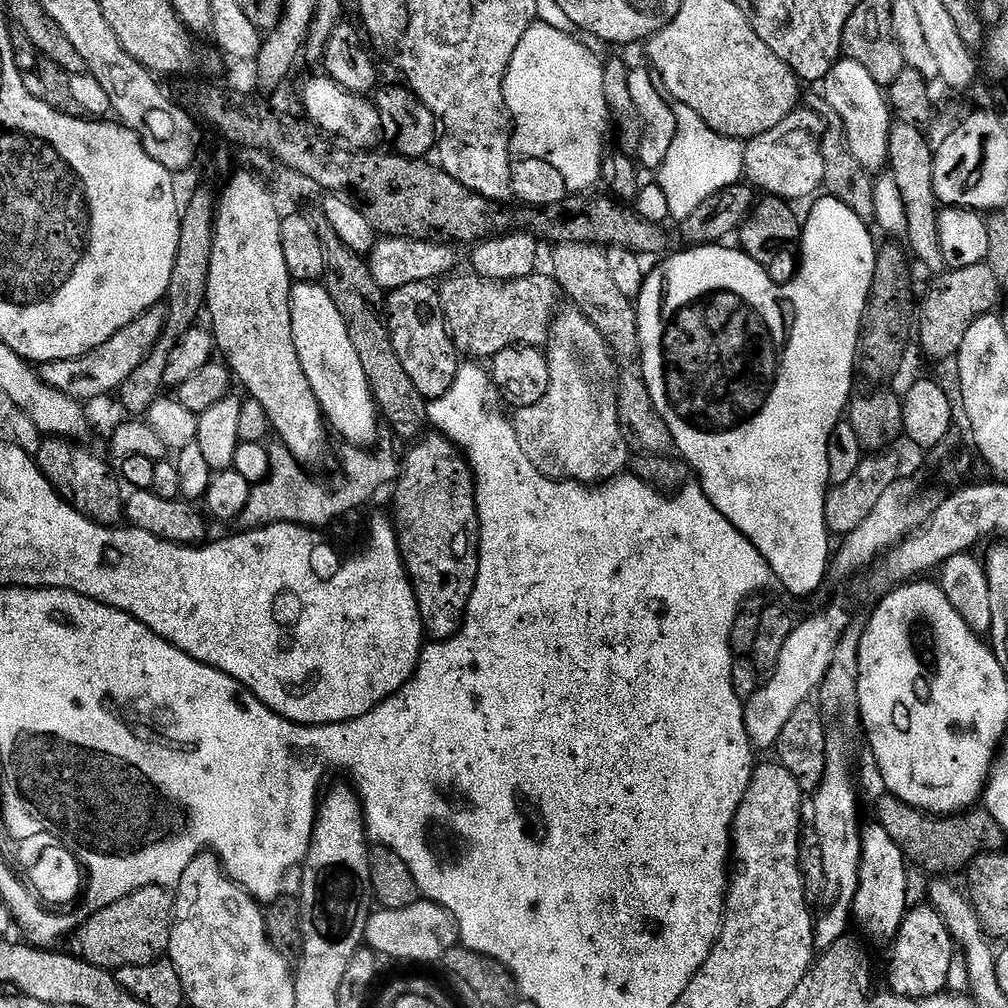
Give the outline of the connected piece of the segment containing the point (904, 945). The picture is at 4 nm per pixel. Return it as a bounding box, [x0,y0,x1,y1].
[888,903,954,1000]

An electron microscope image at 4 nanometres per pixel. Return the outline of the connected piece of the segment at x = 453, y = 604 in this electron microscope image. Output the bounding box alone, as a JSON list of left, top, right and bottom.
[394,434,480,641]

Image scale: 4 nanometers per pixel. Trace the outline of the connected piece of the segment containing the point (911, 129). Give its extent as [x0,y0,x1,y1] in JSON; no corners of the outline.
[888,122,946,274]

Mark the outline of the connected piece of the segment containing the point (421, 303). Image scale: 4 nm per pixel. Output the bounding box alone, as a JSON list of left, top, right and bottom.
[386,282,462,401]

